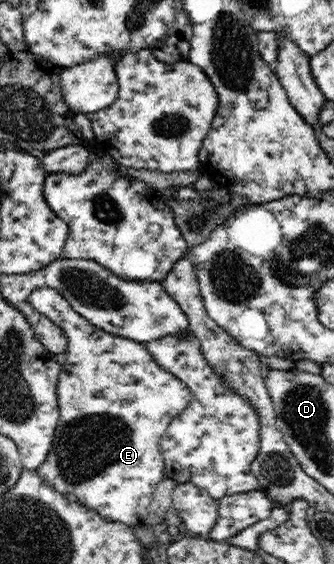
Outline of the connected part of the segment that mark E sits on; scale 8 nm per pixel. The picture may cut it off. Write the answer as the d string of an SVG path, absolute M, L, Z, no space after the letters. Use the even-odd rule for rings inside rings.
M42 287L36 288L29 296L30 304L42 315L47 316L56 323L65 333L67 338L67 356L66 362L63 364L60 376L57 384L57 403L59 410L59 422L55 430L55 438L52 443L52 448L48 452L48 456L42 462L42 466L37 468L37 473L46 481L46 483L52 485L52 488L56 489L61 495L68 496L74 501L78 501L80 505L84 505L86 509L92 509L92 512L98 513L104 521L120 522L124 525L134 526L139 524L148 516L148 506L152 502L152 494L156 490L160 481L165 477L165 463L163 457L163 451L161 450L161 441L166 434L168 425L172 423L188 406L190 400L192 400L192 393L189 392L188 387L180 381L180 379L174 377L172 373L165 371L154 360L154 357L148 352L145 347L145 343L136 342L127 338L122 338L114 334L110 334L108 331L102 331L99 327L94 326L88 319L84 318L79 311L76 311L71 303L63 297L63 294L57 292L52 288Z

